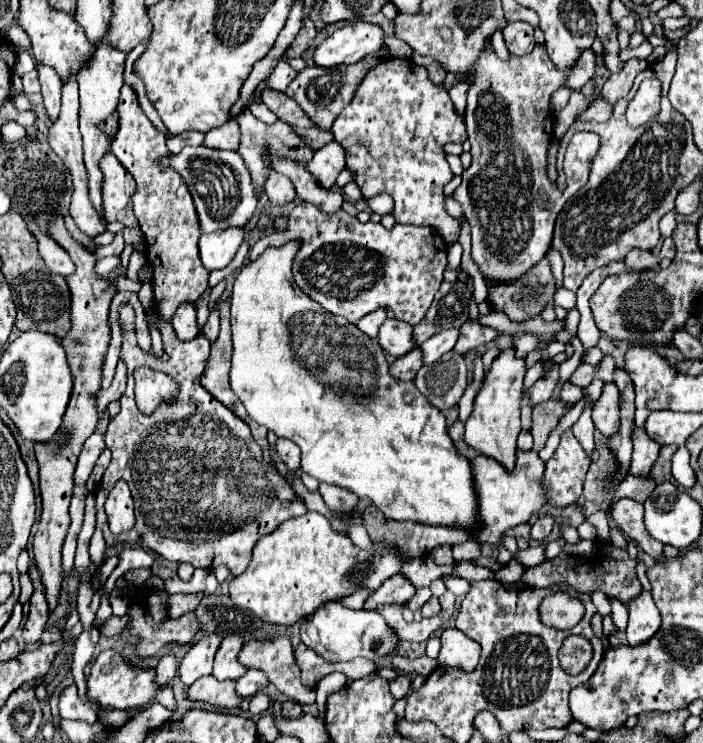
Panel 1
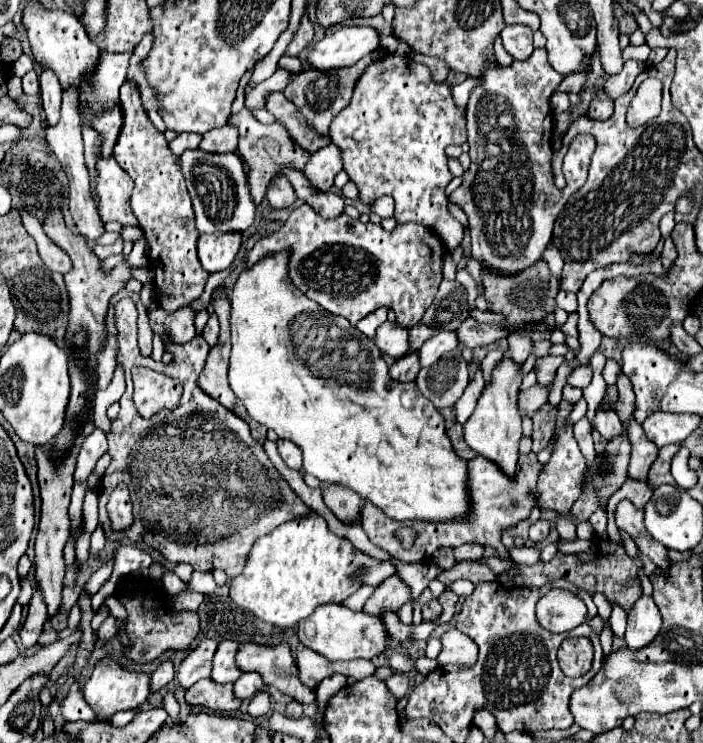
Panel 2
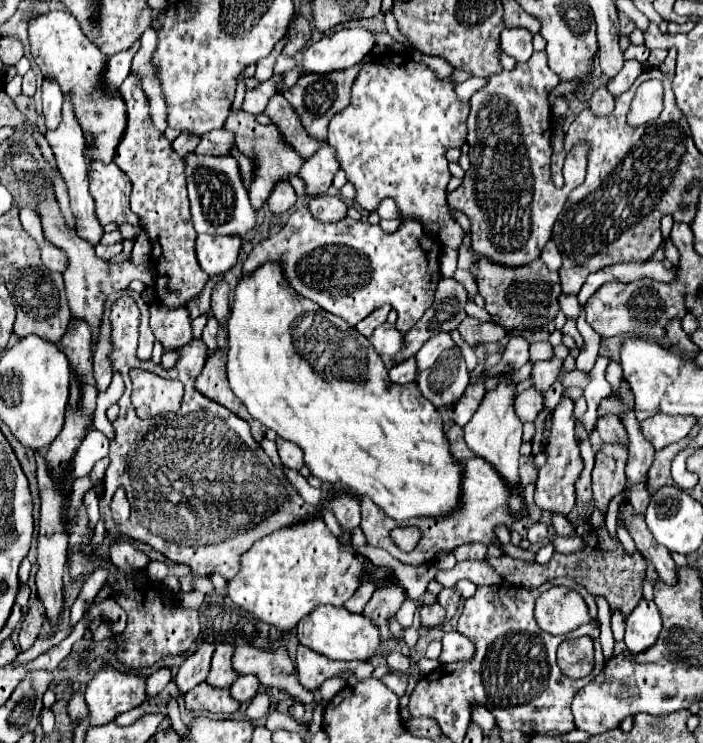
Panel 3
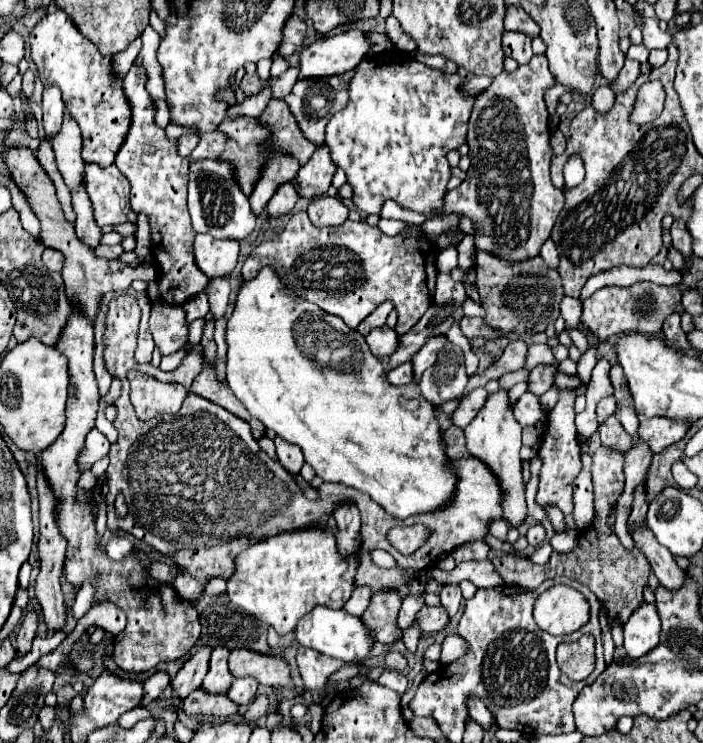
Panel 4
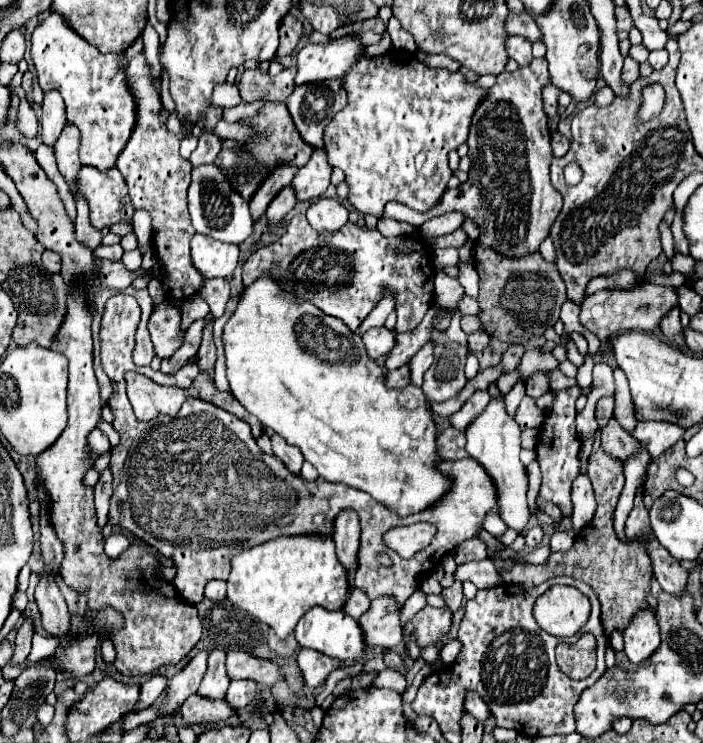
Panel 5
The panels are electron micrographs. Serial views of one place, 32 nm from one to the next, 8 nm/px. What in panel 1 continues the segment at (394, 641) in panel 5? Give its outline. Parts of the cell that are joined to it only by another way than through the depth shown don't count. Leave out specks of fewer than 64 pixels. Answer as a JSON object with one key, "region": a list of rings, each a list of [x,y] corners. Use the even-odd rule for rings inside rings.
{"region":[[[396,574],[392,578],[388,578],[374,594],[370,594],[370,598],[366,600],[364,608],[368,610],[376,610],[378,604],[394,604],[394,602],[408,602],[414,596],[416,588],[414,584],[404,576],[404,574]]]}

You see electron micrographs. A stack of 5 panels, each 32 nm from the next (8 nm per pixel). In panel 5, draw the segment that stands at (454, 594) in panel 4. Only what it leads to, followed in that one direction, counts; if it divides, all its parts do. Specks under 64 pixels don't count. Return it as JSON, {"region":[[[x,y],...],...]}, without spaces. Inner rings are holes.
{"region":[[[454,582],[450,588],[444,588],[442,590],[442,598],[446,602],[446,606],[456,612],[460,608],[460,602],[462,602],[462,584],[460,582]]]}

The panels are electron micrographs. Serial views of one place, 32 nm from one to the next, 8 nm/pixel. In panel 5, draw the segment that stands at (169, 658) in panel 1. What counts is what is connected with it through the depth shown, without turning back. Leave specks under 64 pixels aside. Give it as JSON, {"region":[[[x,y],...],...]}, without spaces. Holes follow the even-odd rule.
{"region":[[[158,674],[152,676],[148,682],[144,682],[144,684],[142,684],[142,694],[140,694],[140,700],[138,700],[136,710],[148,708],[148,706],[164,692],[166,684],[168,684],[168,678],[166,678],[166,676],[158,676]]]}

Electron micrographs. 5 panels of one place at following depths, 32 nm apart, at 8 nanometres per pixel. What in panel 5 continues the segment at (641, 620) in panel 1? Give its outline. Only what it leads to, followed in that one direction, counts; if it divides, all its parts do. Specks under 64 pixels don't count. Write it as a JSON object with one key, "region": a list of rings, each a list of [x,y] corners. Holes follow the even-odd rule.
{"region":[[[644,608],[632,616],[630,624],[624,628],[624,652],[630,662],[638,664],[648,658],[660,646],[660,626],[656,612]]]}

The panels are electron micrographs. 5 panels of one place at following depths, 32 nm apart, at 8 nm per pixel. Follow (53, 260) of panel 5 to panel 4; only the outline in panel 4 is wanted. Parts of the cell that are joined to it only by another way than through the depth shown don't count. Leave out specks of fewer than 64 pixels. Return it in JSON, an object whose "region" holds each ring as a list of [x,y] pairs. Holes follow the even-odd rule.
{"region":[[[44,248],[42,262],[50,272],[61,272],[62,266],[64,266],[64,254],[60,254],[58,250],[52,250],[52,248]]]}

